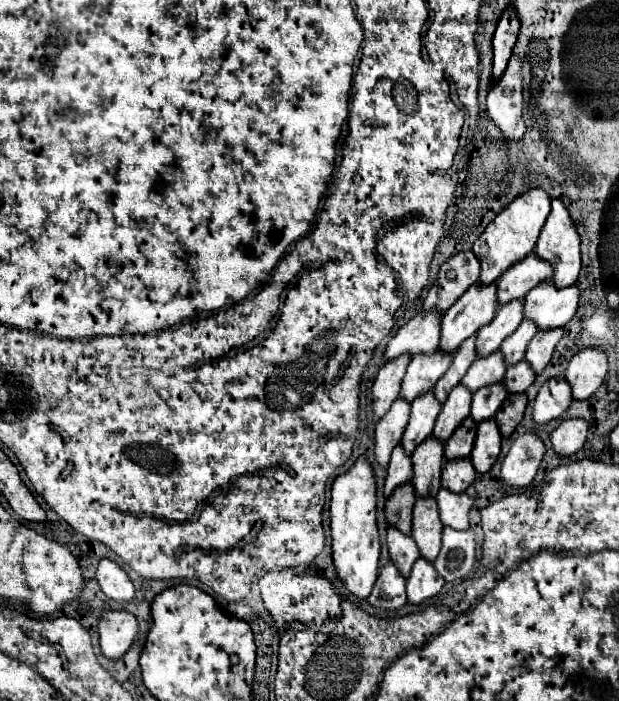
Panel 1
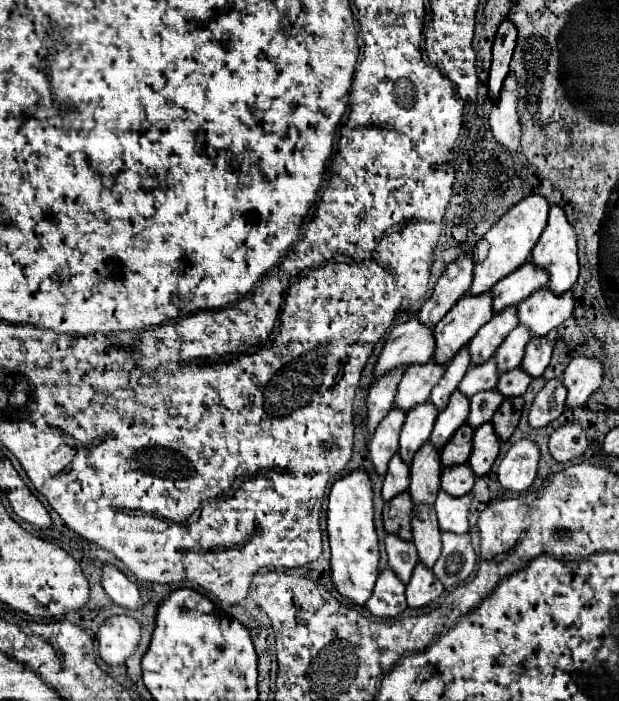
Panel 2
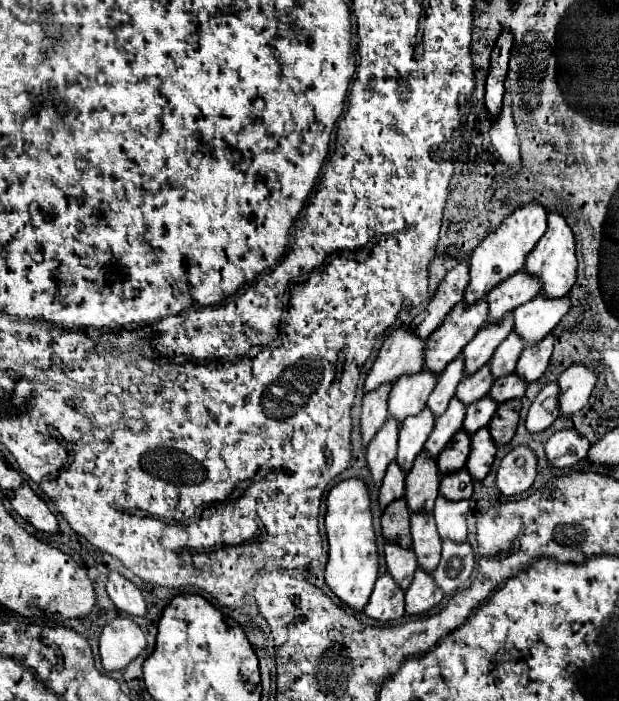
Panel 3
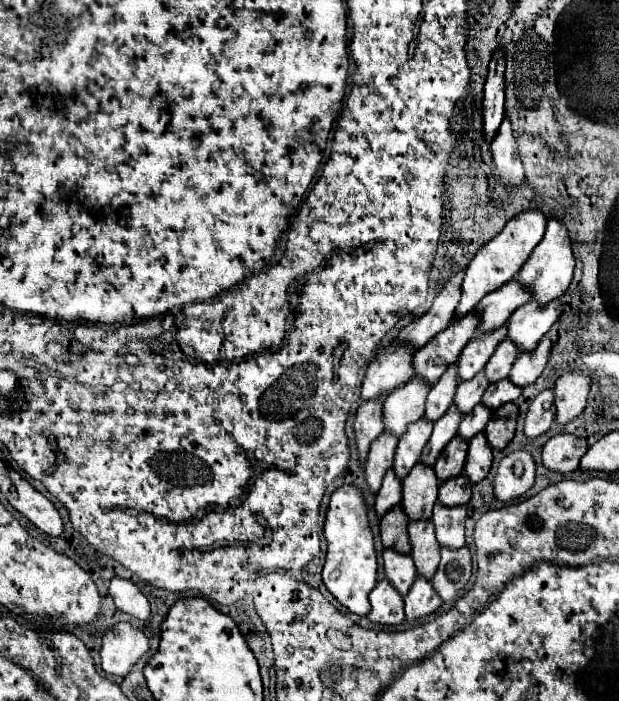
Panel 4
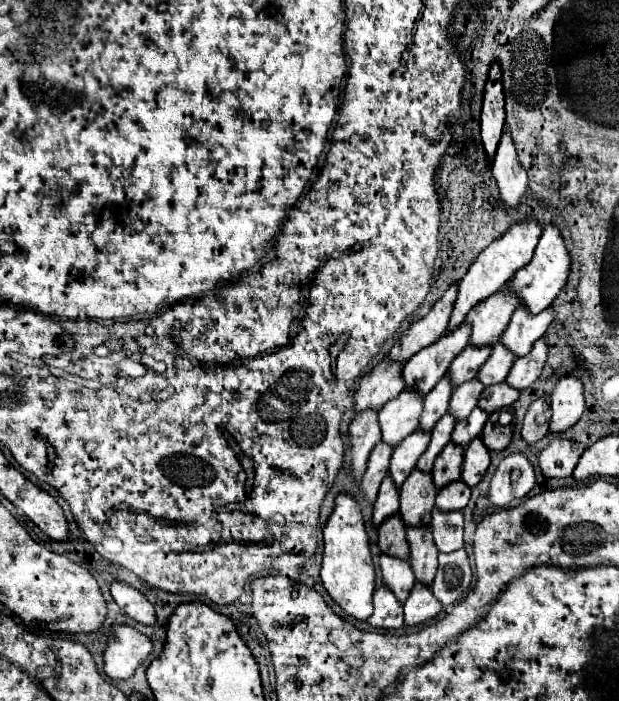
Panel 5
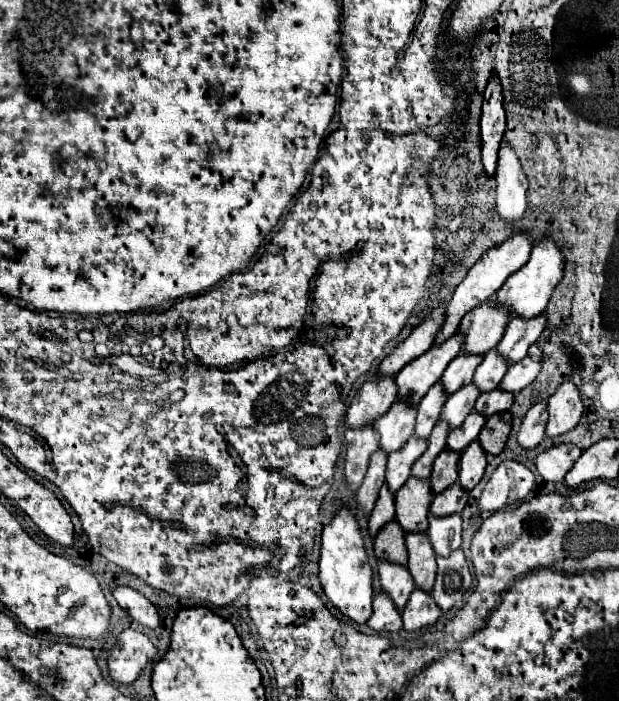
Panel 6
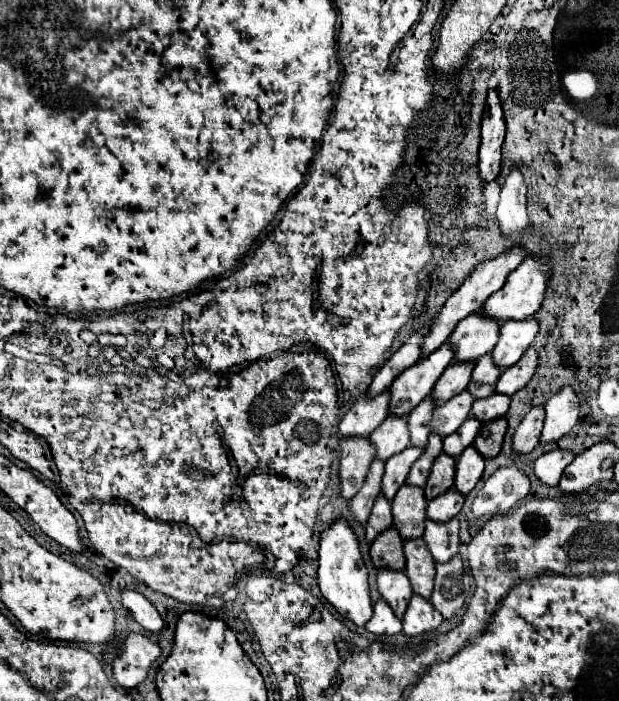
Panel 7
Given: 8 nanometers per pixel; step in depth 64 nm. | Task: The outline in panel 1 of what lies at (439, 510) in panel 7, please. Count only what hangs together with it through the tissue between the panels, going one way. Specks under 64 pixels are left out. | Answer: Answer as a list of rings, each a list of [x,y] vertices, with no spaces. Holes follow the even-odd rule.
[[[470,458],[446,462],[442,468],[442,488],[450,492],[466,492],[476,478],[476,470],[472,468]]]

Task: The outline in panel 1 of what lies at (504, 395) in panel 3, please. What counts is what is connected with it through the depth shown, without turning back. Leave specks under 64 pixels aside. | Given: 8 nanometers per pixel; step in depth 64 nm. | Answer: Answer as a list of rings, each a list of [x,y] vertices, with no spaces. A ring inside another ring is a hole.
[[[522,362],[522,364],[516,364],[516,366],[506,370],[502,384],[504,384],[506,392],[520,394],[534,382],[534,378],[536,378],[536,374],[528,368],[528,362]]]

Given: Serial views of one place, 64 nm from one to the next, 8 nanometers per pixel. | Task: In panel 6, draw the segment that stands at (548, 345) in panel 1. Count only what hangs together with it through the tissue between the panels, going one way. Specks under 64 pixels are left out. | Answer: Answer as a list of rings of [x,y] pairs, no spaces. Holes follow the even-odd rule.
[[[532,344],[532,348],[528,350],[524,360],[508,366],[506,376],[500,382],[500,390],[512,392],[512,394],[520,392],[538,376],[540,366],[542,366],[542,350],[536,344]]]

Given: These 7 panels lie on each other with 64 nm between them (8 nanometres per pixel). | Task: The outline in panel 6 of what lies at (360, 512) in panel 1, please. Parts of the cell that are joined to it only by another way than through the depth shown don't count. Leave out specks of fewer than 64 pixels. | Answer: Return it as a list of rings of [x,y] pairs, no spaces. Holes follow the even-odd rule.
[[[342,508],[334,520],[324,526],[320,548],[320,582],[328,600],[356,624],[366,624],[372,614],[372,568],[364,550],[360,526],[356,518]]]

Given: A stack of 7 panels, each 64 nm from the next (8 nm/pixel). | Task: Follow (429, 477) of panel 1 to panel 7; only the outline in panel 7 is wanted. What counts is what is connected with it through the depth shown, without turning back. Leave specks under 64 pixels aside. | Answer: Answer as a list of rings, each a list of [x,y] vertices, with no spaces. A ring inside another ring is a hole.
[[[402,486],[392,500],[392,518],[402,540],[420,538],[426,520],[426,500],[422,488]]]

